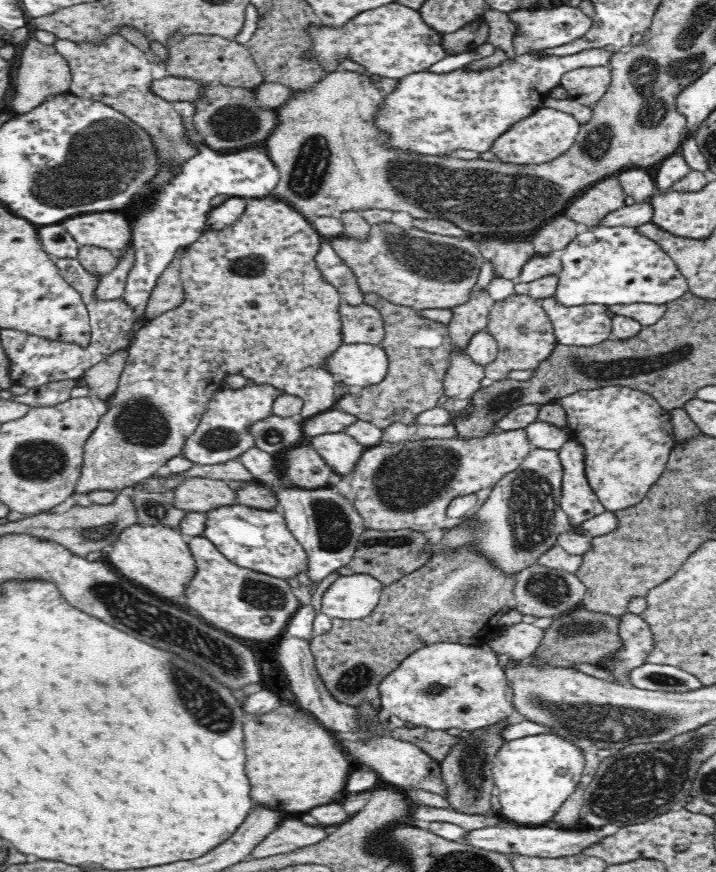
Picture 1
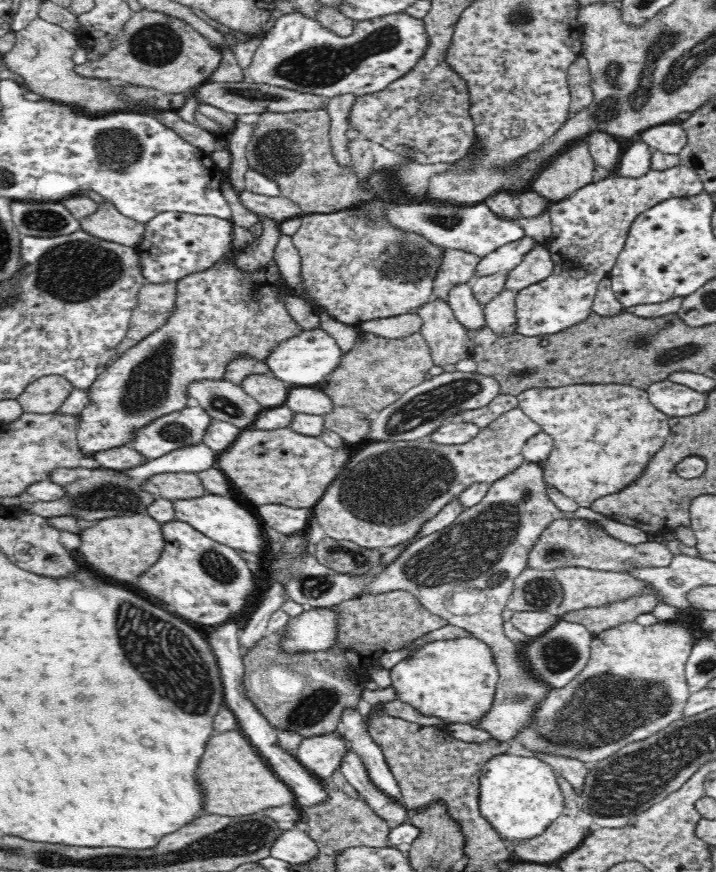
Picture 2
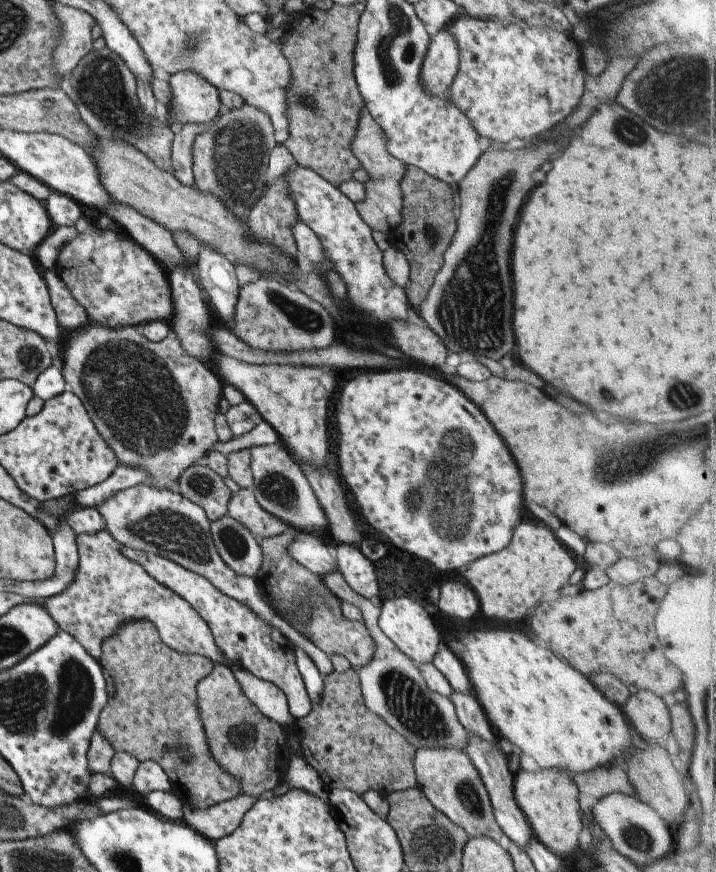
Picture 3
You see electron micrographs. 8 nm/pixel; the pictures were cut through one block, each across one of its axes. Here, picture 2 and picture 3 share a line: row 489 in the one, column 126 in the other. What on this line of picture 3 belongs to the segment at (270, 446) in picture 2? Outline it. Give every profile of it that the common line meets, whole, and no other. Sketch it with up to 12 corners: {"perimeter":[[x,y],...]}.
{"perimeter":[[78,233],[57,274],[89,320],[169,322],[166,269],[124,233]]}

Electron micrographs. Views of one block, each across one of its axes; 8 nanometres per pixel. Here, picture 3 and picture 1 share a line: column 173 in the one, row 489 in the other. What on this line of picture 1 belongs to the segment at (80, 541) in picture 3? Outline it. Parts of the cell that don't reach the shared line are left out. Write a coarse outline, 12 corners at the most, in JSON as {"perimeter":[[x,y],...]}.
{"perimeter":[[624,386],[557,399],[606,512],[638,504],[675,436]]}

